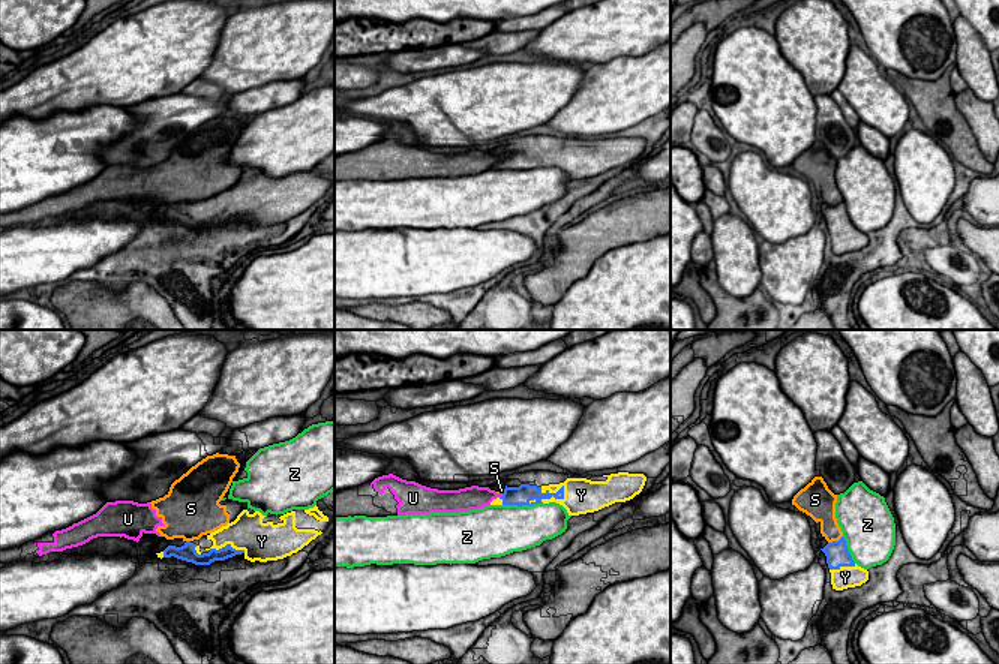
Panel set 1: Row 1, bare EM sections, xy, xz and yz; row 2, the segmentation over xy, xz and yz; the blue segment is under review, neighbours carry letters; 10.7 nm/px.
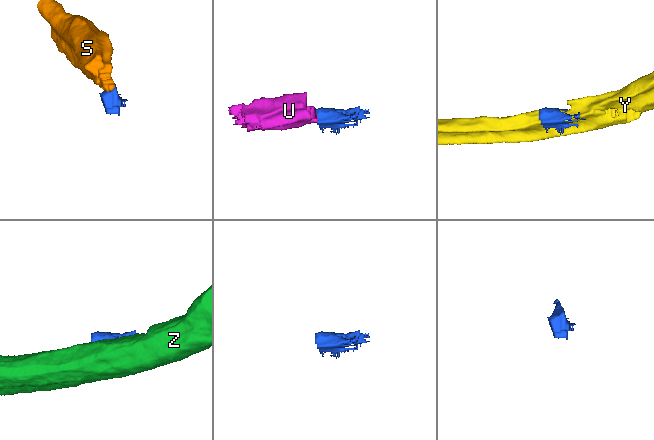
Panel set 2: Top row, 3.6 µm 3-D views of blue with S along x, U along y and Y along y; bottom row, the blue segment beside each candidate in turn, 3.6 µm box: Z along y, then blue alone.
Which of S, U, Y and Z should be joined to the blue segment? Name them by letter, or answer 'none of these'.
Y

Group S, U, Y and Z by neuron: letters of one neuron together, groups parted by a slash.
S U / Y / Z

